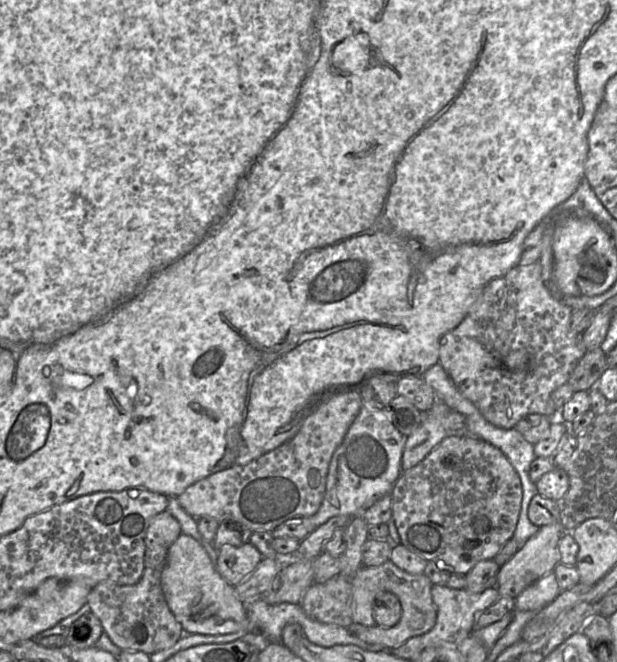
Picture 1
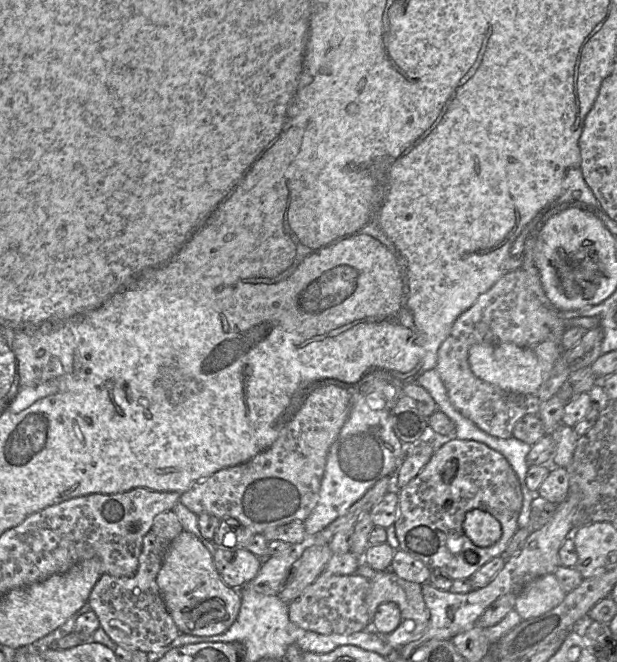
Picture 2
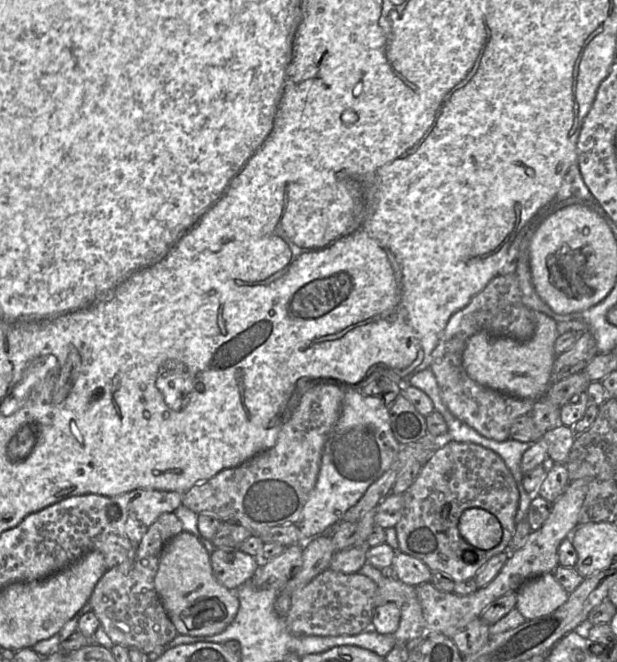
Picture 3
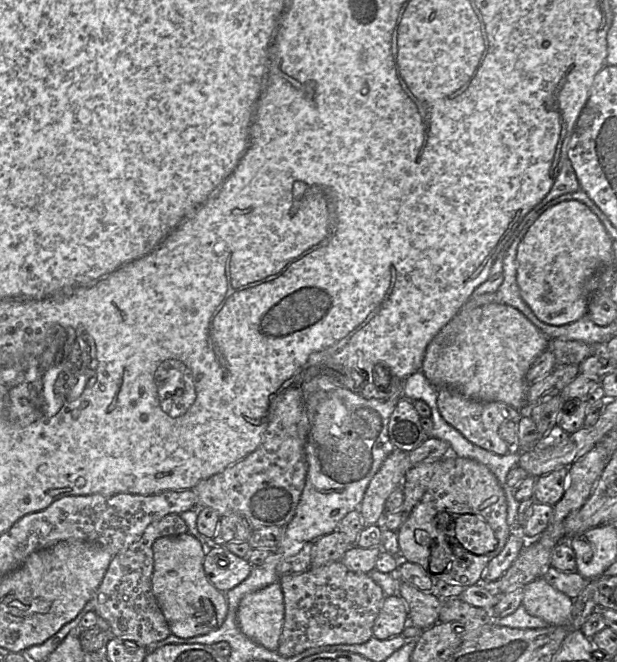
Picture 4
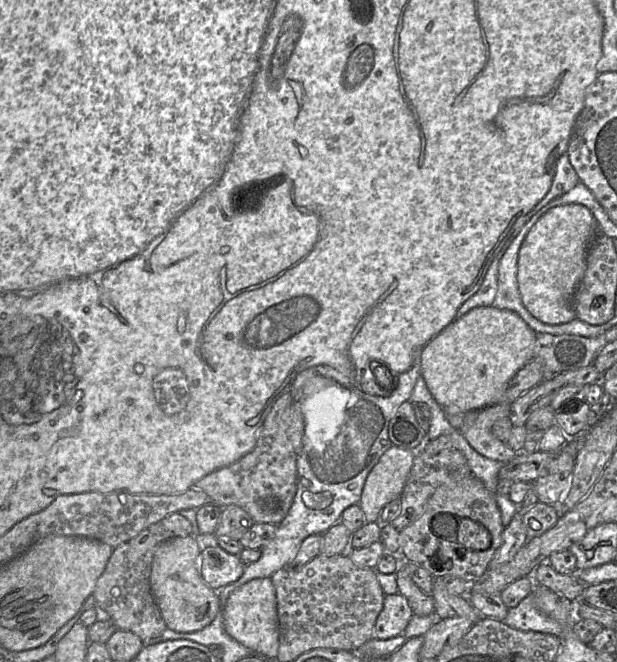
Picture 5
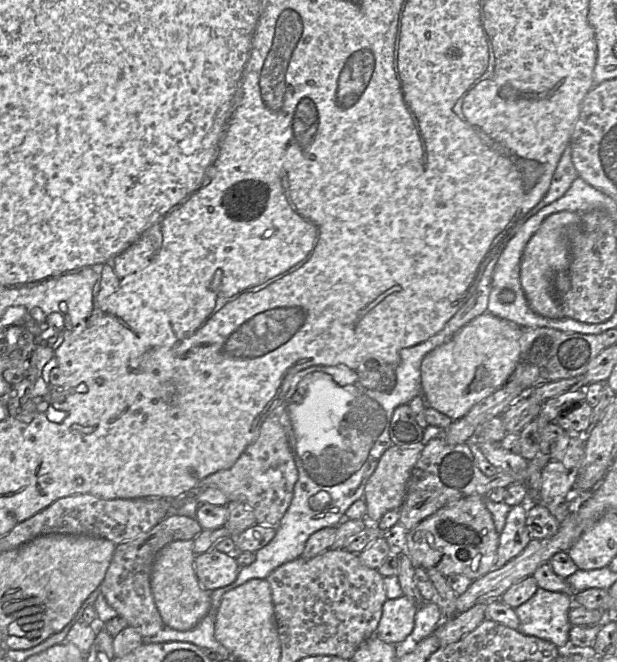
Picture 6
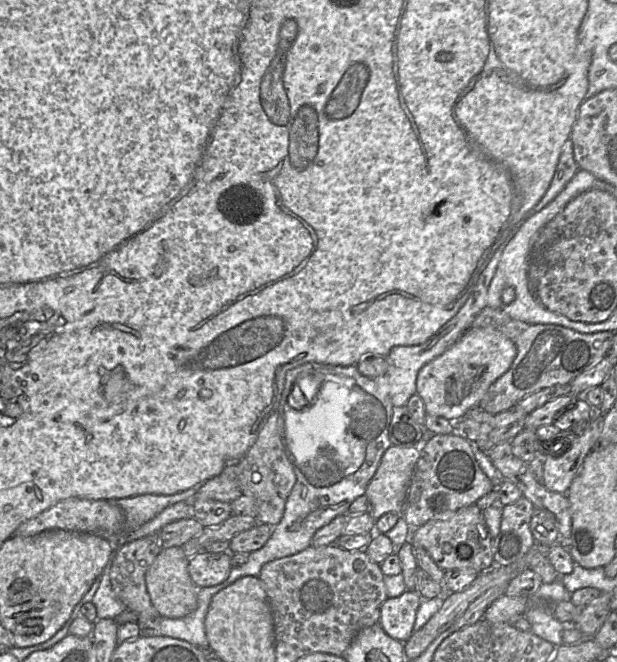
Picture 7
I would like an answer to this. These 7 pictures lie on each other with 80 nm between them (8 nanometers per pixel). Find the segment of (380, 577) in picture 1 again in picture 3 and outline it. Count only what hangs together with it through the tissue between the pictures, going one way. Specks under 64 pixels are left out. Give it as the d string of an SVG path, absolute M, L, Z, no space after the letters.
M386 576L383 582L377 586L375 607L393 602L401 611L399 627L393 634L398 642L405 644L414 638L424 637L426 633L426 622L415 587L397 578L388 578Z

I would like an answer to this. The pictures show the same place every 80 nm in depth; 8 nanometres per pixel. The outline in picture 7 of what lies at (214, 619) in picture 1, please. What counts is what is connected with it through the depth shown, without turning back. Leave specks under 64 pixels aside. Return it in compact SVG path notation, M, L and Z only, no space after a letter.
M173 546L161 551L146 572L146 587L154 608L161 617L182 618L197 608L199 587L188 572L189 558L182 547Z

